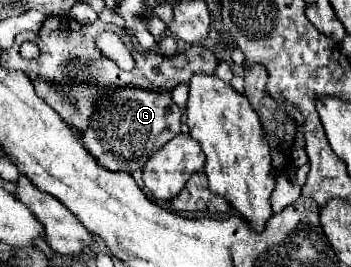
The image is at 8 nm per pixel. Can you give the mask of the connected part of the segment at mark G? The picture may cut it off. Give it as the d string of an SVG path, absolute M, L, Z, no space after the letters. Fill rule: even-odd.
M123 88L115 90L111 96L103 98L103 102L99 102L99 108L93 114L81 142L101 166L119 172L135 172L145 166L153 152L175 138L179 134L179 128L179 106L171 100L169 94Z

